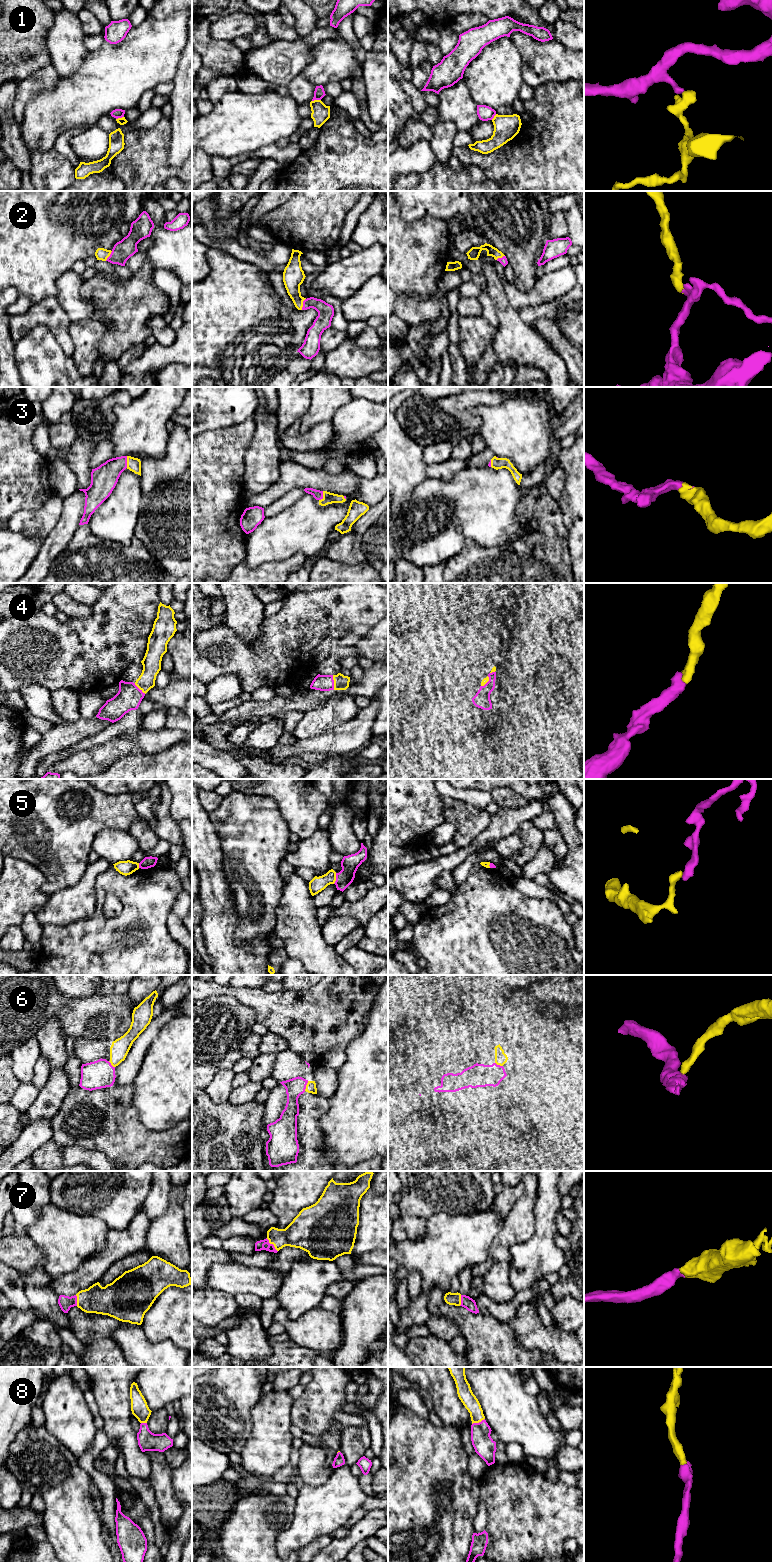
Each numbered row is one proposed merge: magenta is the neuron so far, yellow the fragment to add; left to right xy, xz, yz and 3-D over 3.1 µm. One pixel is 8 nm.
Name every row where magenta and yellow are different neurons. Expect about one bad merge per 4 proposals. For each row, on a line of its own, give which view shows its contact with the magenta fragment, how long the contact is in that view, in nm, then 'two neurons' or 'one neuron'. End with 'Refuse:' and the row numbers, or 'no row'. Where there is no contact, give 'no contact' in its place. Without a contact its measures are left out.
1: meets magenta in xz; contact 70 nm long; two neurons
2: meets magenta in xz; contact 100 nm long; one neuron
3: meets magenta in xy; contact 100 nm long; one neuron
4: meets magenta in xz; contact 120 nm long; one neuron
5: meets magenta in xz; contact 90 nm long; two neurons
6: meets magenta in xz; contact 90 nm long; one neuron
7: meets magenta in xz; contact 140 nm long; one neuron
8: meets magenta in yz; contact 120 nm long; one neuron
Refuse: 1, 5

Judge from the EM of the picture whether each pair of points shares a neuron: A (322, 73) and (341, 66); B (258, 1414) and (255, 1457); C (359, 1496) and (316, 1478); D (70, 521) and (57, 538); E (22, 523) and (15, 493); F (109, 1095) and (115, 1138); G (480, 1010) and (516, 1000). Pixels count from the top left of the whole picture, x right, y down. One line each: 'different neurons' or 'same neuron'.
A: same neuron
B: same neuron
C: different neurons
D: same neuron
E: different neurons
F: same neuron
G: different neurons

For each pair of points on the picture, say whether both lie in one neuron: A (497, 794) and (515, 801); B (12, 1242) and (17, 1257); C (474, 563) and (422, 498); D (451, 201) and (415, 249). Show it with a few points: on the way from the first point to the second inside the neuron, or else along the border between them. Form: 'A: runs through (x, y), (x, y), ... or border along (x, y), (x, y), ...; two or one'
A: runs through (501, 796), (511, 799); one
B: runs through (12, 1246), (17, 1253); one
C: border along (485, 545), (467, 542), (458, 553), (445, 562); two
D: border along (415, 219), (432, 216), (441, 218), (447, 223); two

